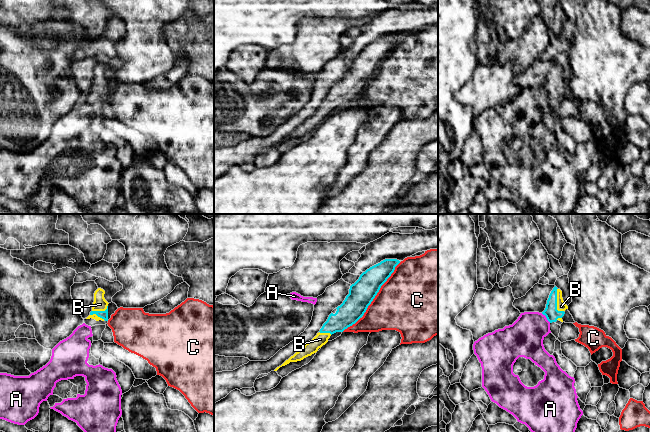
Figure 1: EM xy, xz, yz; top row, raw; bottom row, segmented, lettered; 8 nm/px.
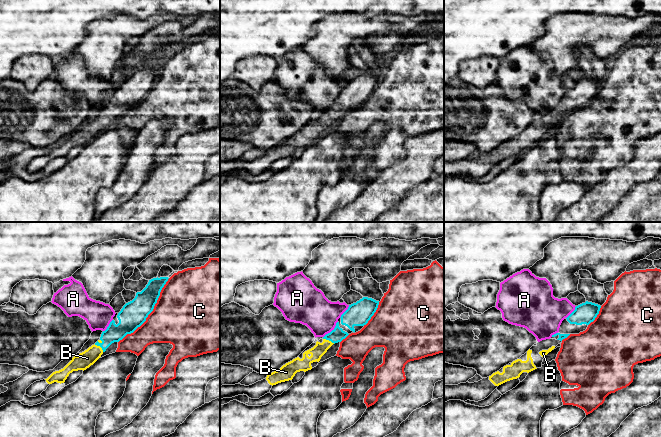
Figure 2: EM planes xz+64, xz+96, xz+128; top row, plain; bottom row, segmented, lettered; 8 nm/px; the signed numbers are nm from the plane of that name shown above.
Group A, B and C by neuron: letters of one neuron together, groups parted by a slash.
A / B / C

